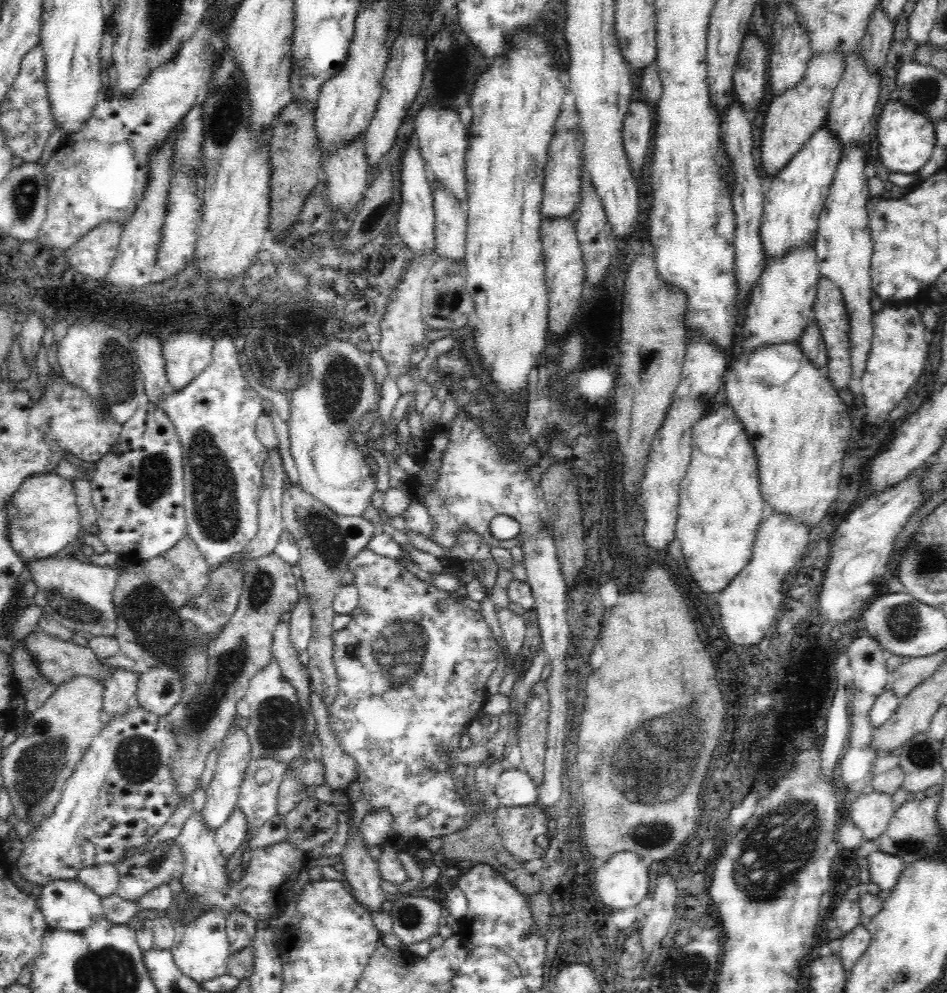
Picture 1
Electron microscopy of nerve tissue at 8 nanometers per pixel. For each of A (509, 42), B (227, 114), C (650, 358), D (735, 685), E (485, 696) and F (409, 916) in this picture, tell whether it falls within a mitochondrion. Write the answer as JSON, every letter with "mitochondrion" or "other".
{"A":"other","B":"mitochondrion","C":"mitochondrion","D":"other","E":"other","F":"mitochondrion"}

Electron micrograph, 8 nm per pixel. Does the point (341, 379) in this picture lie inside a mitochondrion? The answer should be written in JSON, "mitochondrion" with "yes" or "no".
{"mitochondrion":"yes"}

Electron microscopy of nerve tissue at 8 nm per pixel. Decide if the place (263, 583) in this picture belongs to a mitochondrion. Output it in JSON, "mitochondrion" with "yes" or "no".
{"mitochondrion":"yes"}

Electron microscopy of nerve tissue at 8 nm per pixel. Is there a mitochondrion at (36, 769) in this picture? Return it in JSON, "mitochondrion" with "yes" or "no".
{"mitochondrion":"yes"}

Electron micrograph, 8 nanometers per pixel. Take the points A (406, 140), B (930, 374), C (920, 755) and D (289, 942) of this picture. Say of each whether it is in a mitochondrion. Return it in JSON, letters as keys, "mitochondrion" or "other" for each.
{"A":"other","B":"other","C":"mitochondrion","D":"other"}

